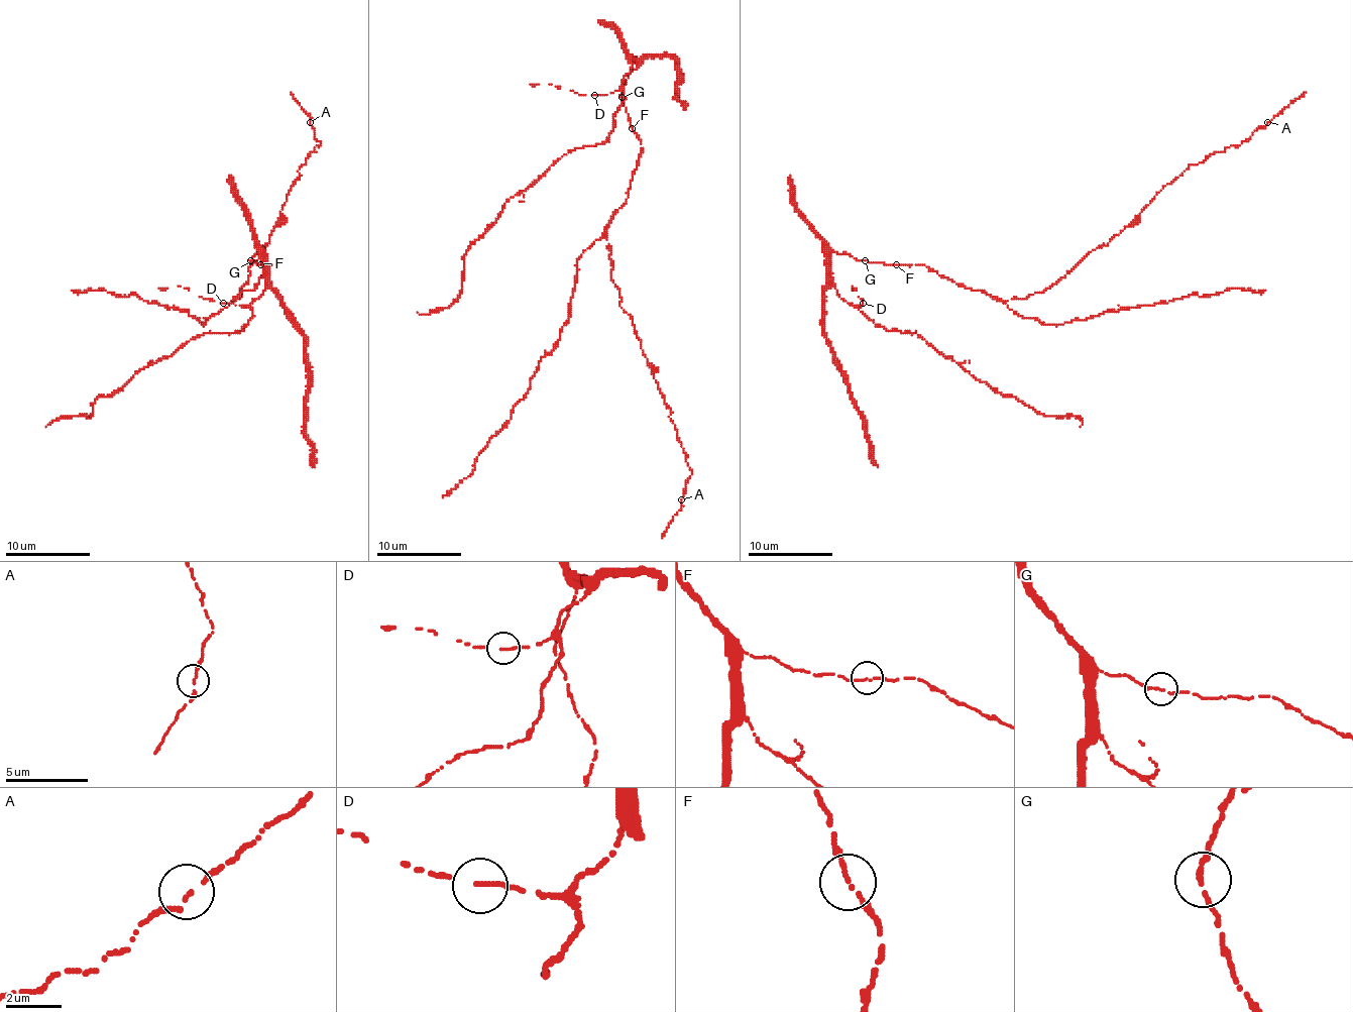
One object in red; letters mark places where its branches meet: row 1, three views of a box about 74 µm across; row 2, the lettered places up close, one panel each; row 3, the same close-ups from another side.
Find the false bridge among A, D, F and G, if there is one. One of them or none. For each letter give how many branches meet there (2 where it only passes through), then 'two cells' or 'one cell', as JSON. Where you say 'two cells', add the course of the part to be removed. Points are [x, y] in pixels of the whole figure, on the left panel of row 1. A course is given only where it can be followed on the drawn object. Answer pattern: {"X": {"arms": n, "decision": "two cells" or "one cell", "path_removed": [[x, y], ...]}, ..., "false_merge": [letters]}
{"A": {"arms": 2, "decision": "one cell"}, "D": {"arms": 2, "decision": "one cell"}, "F": {"arms": 2, "decision": "one cell"}, "G": {"arms": 2, "decision": "one cell"}, "false_merge": []}

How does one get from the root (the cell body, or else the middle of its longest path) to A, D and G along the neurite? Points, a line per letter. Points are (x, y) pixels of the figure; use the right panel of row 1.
A: (907, 264), (924, 264), (1003, 301), (1043, 293), (1118, 235), (1191, 164), (1240, 145), (1267, 122)
D: (907, 264), (857, 260), (848, 254), (832, 252), (830, 284), (848, 303), (863, 303)
G: (907, 264), (865, 260)

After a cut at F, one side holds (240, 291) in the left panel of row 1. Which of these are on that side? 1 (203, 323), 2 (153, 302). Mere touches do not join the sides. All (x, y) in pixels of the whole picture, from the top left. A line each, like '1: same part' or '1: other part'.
1: same part
2: same part

